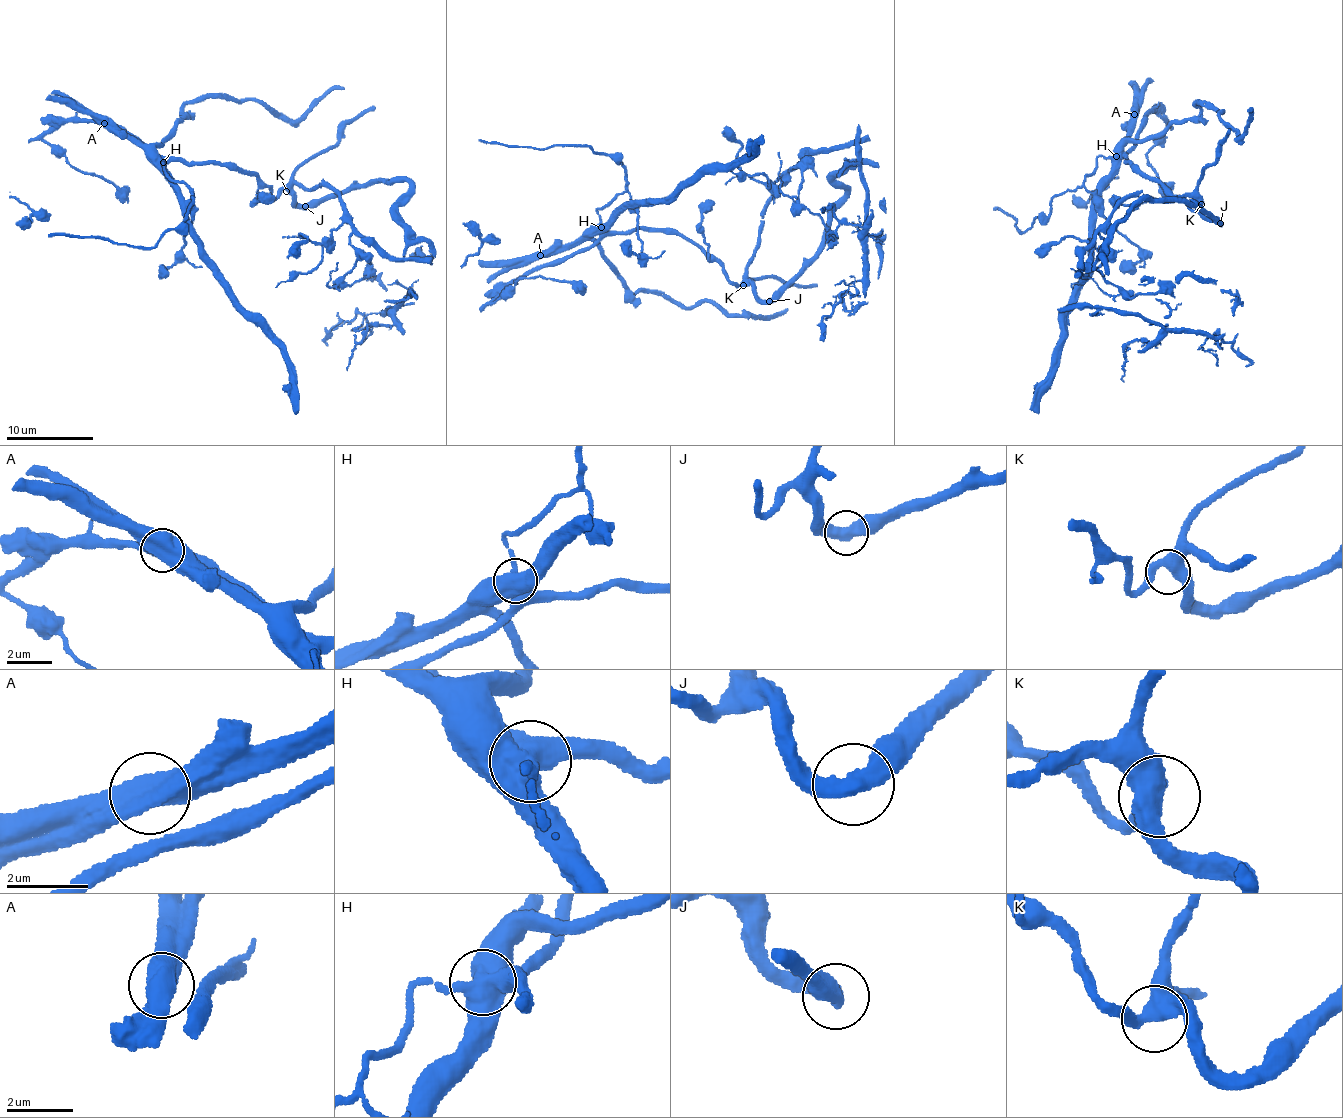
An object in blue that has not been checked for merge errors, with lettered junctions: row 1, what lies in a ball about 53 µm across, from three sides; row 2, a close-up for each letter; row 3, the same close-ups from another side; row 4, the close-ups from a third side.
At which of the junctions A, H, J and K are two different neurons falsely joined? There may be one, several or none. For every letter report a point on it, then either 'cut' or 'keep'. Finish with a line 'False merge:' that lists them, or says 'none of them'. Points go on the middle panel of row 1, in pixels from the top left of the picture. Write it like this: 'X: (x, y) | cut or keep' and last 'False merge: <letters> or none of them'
A: (540, 255) | cut
H: (601, 227) | cut
J: (769, 301) | keep
K: (743, 285) | keep
False merge: A, H

